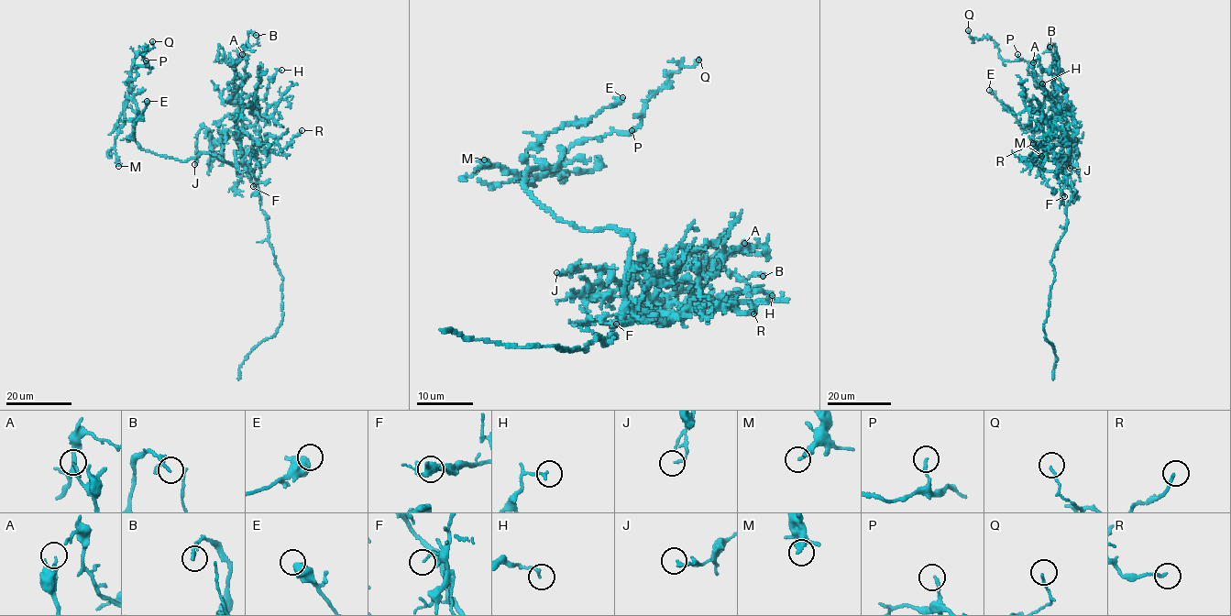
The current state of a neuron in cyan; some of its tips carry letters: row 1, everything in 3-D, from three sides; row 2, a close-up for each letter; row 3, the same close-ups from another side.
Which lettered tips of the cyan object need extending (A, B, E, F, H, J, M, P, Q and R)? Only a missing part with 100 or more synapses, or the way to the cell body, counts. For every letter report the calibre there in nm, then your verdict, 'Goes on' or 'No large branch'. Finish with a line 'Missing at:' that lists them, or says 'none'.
A: Thickness 120 nm. No large branch
B: Thickness 180 nm. No large branch
E: Thickness 400 nm. No large branch
F: Thickness 140 nm. No large branch
H: Thickness 160 nm. No large branch
J: Thickness 130 nm. No large branch
M: Thickness 200 nm. No large branch
P: Thickness 150 nm. No large branch
Q: Thickness 120 nm. No large branch
R: Thickness 180 nm. No large branch
Missing at: none

